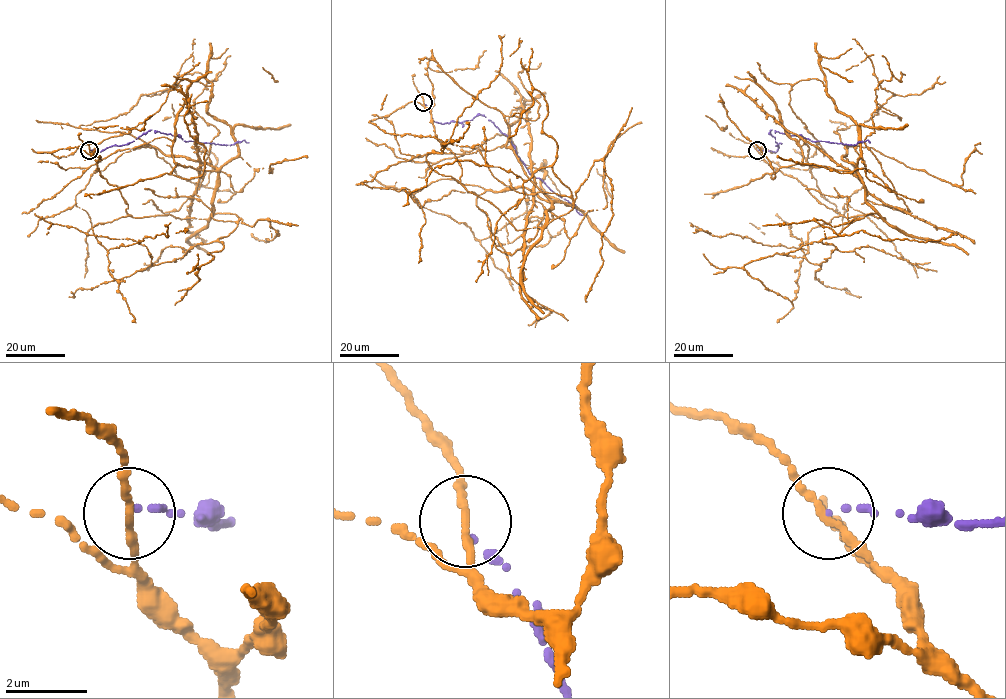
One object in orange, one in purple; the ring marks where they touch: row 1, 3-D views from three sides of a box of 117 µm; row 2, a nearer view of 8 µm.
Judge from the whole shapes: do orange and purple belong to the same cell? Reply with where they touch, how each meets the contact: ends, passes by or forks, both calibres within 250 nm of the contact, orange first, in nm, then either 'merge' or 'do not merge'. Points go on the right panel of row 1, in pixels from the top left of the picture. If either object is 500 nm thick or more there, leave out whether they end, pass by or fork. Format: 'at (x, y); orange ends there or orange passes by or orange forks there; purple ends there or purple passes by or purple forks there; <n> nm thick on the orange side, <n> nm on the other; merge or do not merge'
at (757, 150); orange passes by; purple ends there; 190 nm thick on the orange side, 90 nm on the other; do not merge

